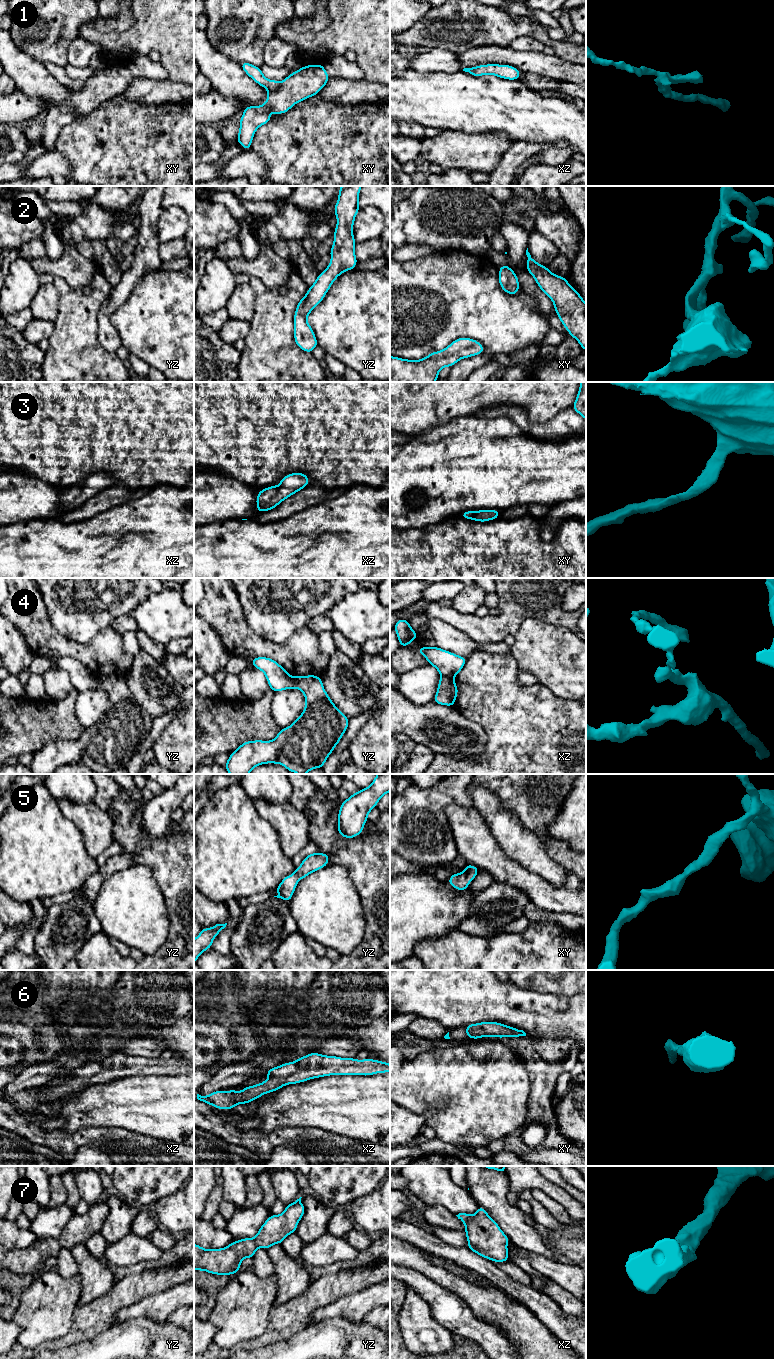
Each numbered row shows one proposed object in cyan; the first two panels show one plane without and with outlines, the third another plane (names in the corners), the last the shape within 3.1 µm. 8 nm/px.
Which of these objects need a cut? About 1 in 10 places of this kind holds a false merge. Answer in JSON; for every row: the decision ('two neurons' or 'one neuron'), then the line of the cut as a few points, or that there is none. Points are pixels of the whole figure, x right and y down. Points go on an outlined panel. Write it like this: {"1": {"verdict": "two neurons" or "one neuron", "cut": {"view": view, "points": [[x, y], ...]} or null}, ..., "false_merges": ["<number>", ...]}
{"1": {"verdict": "two neurons", "cut": {"view": "xy", "points": [[281, 83], [275, 89], [268, 91]]}}, "2": {"verdict": "one neuron", "cut": null}, "3": {"verdict": "one neuron", "cut": null}, "4": {"verdict": "two neurons", "cut": {"view": "xz", "points": [[441, 675], [452, 678]]}}, "5": {"verdict": "one neuron", "cut": null}, "6": {"verdict": "one neuron", "cut": null}, "7": {"verdict": "one neuron", "cut": null}, "false_merges": ["1", "4"]}

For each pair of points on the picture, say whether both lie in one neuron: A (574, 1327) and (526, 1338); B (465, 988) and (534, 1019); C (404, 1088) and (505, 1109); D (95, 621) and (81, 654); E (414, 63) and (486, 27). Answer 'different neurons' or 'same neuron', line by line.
A: different neurons
B: same neuron
C: same neuron
D: different neurons
E: different neurons

